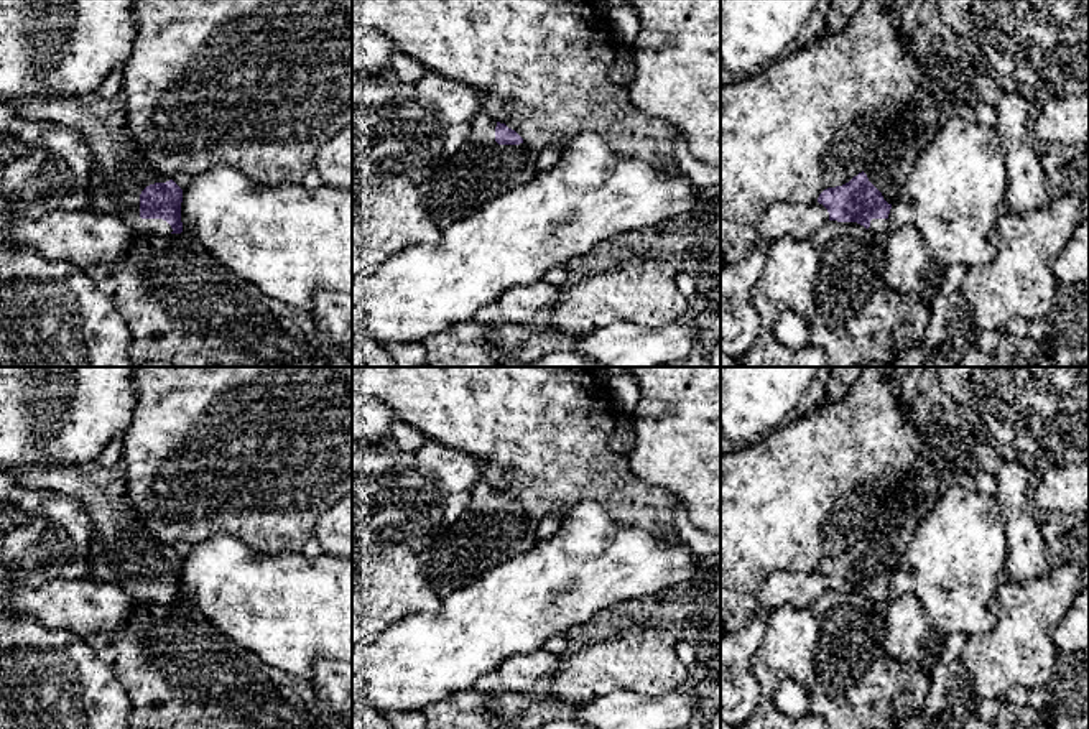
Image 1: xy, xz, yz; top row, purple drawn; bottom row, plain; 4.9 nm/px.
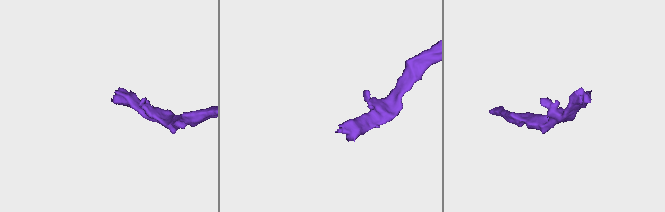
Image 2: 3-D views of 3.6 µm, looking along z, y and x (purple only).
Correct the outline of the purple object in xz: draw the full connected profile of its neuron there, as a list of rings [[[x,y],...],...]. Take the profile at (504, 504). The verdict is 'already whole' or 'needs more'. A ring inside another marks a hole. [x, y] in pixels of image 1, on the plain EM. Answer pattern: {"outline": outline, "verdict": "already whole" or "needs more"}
{"outline": [[[479,481],[466,513],[418,553],[421,571],[446,599],[492,566],[531,550],[536,525],[515,499]]], "verdict": "needs more"}

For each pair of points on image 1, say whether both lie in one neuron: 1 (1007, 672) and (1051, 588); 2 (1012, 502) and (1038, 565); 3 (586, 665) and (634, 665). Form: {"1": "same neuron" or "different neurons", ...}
{"1": "same neuron", "2": "same neuron", "3": "same neuron"}

